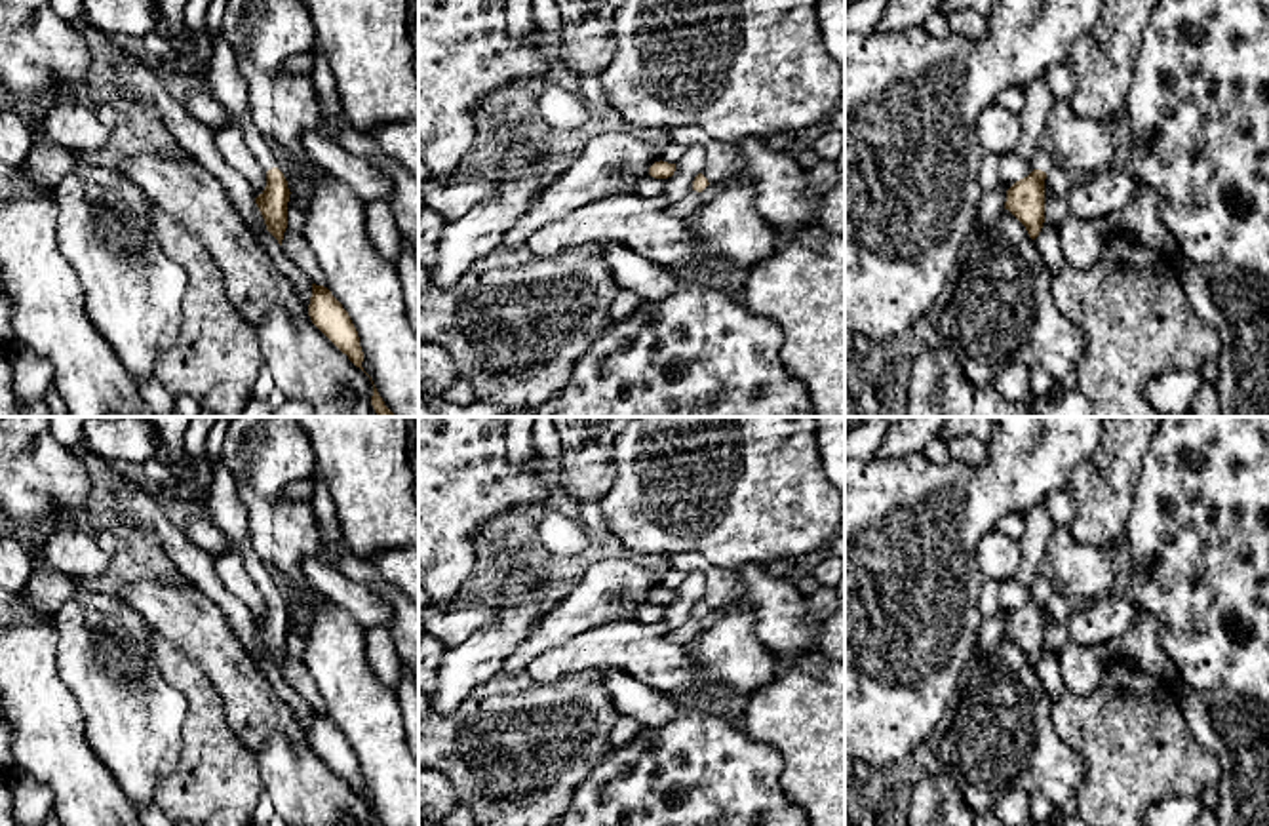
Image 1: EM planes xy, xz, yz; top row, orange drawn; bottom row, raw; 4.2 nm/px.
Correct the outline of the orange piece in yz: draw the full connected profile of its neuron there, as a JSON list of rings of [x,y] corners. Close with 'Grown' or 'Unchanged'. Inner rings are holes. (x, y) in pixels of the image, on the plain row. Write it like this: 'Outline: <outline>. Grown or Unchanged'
Outline: [[[1039,573],[1031,590],[1035,596],[1006,617],[1005,636],[1008,636],[1025,653],[1029,664],[1035,666],[1044,649],[1044,605],[1054,586],[1044,573]]]. Grown

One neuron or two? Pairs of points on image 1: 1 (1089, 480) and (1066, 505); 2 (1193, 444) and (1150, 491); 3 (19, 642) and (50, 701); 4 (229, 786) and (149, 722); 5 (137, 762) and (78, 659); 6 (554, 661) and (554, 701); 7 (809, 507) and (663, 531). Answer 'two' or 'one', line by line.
1: two
2: one
3: one
4: two
5: one
6: two
7: one

